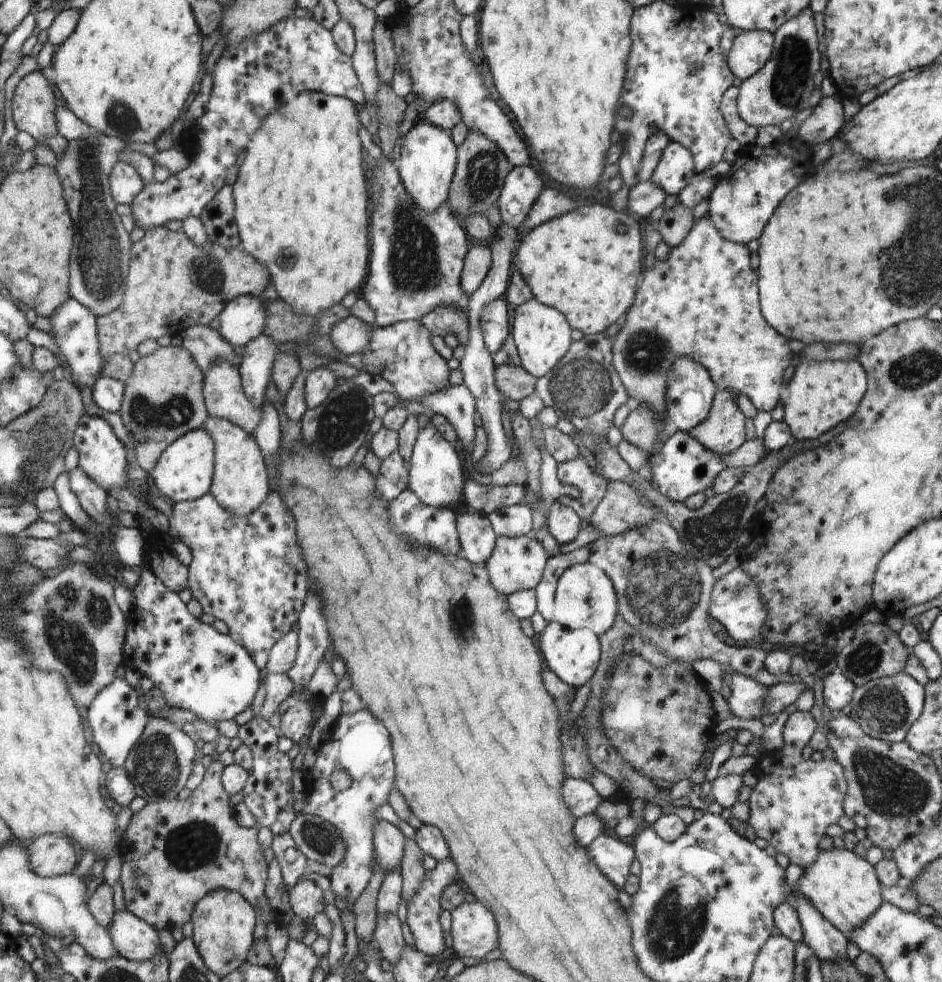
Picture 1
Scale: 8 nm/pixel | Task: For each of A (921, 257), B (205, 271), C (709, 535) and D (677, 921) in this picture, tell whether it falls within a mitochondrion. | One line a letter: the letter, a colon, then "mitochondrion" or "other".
A: mitochondrion
B: mitochondrion
C: mitochondrion
D: mitochondrion

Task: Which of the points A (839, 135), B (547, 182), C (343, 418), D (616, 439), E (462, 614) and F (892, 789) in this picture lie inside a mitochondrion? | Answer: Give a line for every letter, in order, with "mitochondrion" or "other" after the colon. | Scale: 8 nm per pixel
A: other
B: other
C: mitochondrion
D: other
E: mitochondrion
F: mitochondrion

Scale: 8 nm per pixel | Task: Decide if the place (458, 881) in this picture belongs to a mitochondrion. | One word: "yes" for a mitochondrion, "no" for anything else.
no

